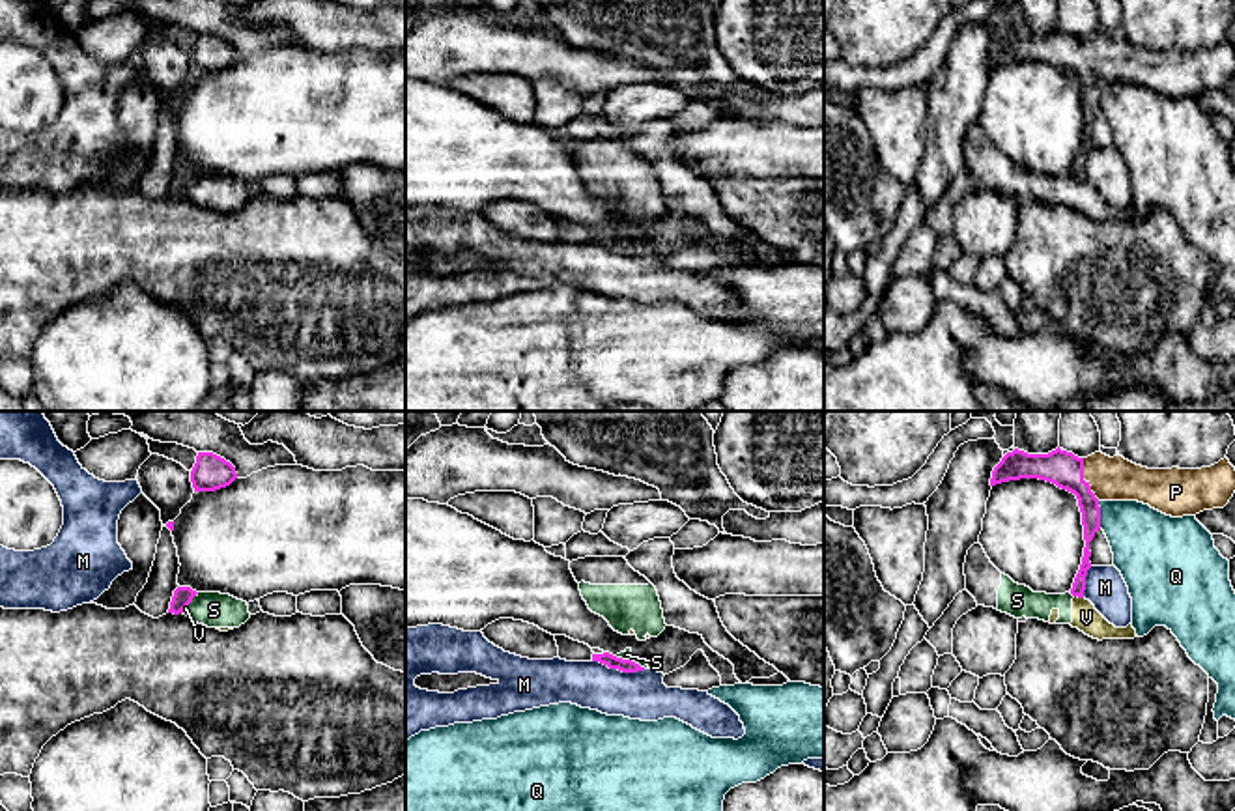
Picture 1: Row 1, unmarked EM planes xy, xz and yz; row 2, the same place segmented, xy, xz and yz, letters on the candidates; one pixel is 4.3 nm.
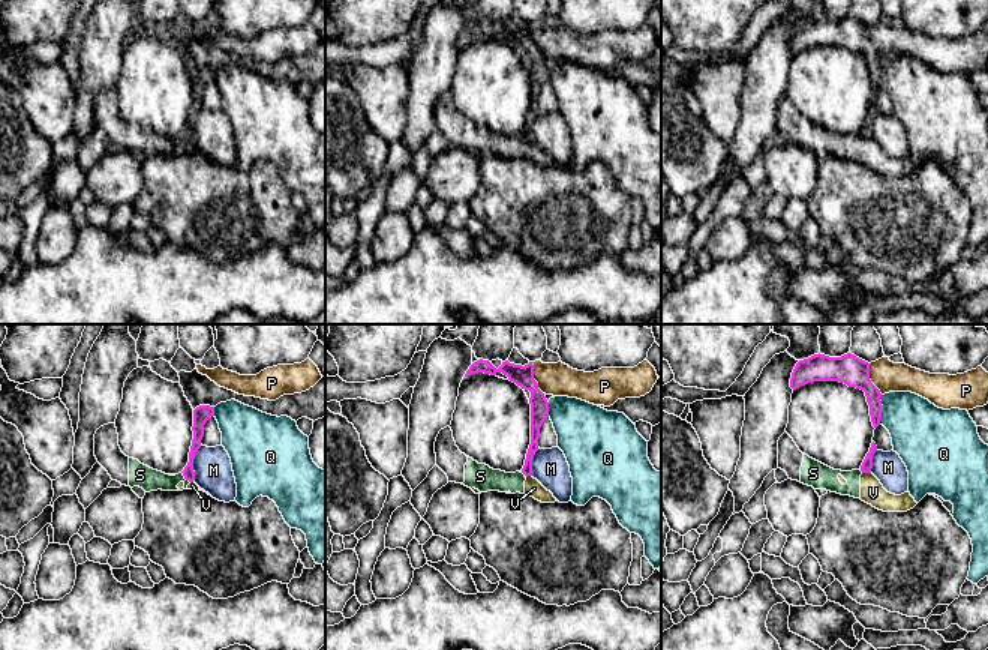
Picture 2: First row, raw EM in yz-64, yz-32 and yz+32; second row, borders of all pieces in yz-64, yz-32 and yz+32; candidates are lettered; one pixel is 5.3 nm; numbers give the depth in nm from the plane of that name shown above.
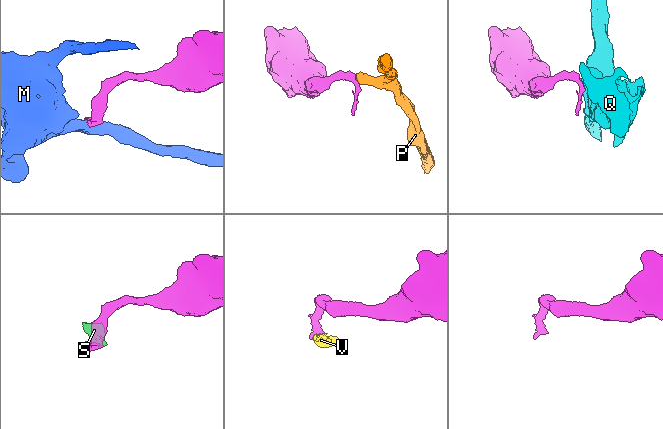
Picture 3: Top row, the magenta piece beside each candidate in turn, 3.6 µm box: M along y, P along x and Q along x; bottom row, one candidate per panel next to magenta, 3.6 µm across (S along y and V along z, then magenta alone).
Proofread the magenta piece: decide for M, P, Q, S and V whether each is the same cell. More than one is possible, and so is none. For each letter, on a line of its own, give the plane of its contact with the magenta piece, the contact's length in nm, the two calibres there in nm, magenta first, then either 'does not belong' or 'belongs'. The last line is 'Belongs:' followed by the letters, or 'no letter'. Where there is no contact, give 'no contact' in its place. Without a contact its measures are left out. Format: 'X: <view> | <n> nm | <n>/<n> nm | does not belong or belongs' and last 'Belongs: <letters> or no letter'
M: xz | 240 nm | 60/200 nm | does not belong
P: yz | 200 nm | 150/190 nm | belongs
Q: yz | 120 nm | 150/320 nm | does not belong
S: xz | 140 nm | 60/40 nm | does not belong
V: yz | 40 nm | 60/110 nm | does not belong
Belongs: P

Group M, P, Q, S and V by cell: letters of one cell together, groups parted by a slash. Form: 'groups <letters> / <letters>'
groups M / P / Q / S V

